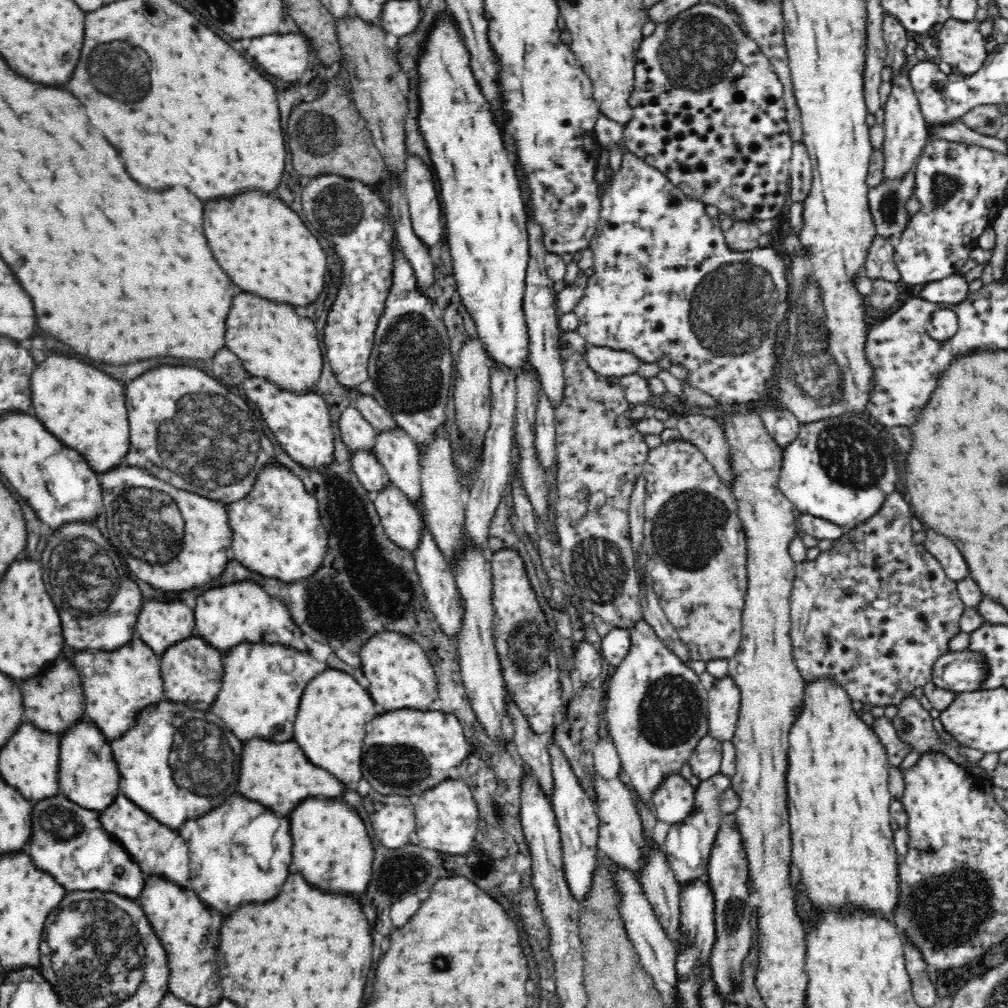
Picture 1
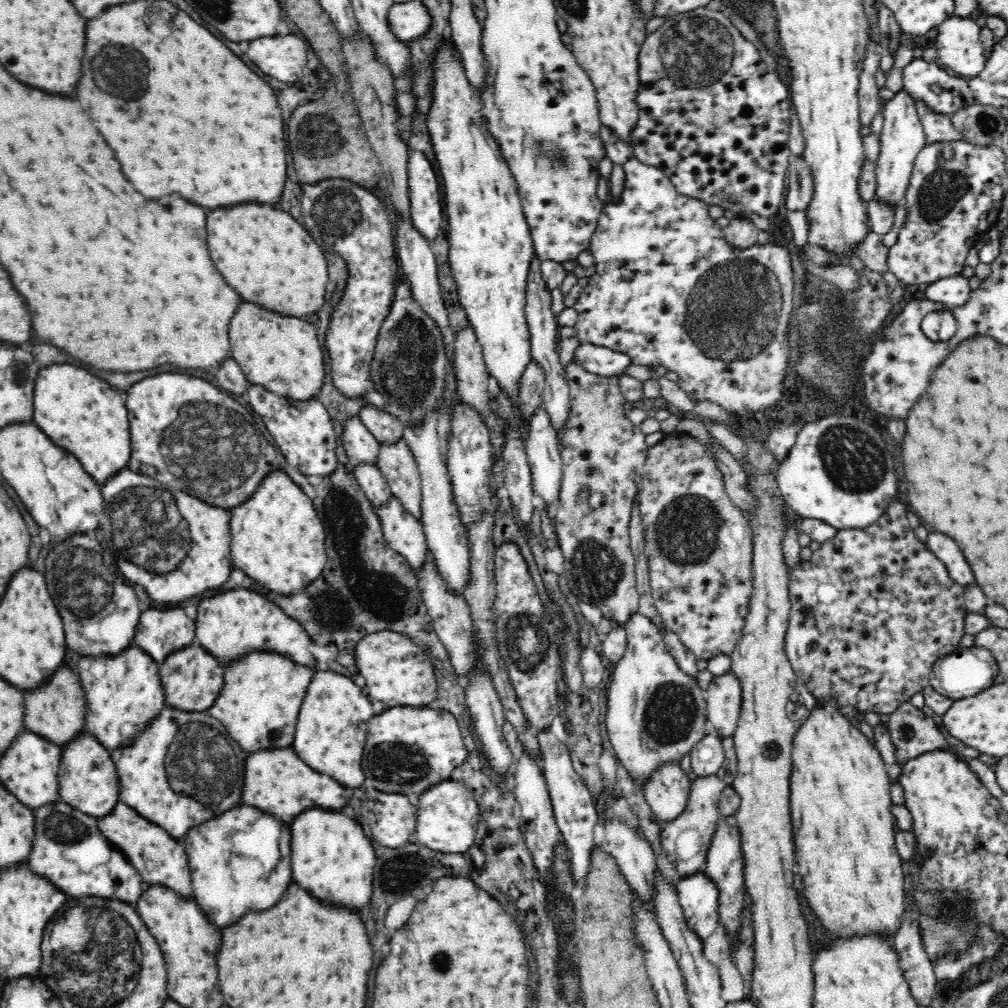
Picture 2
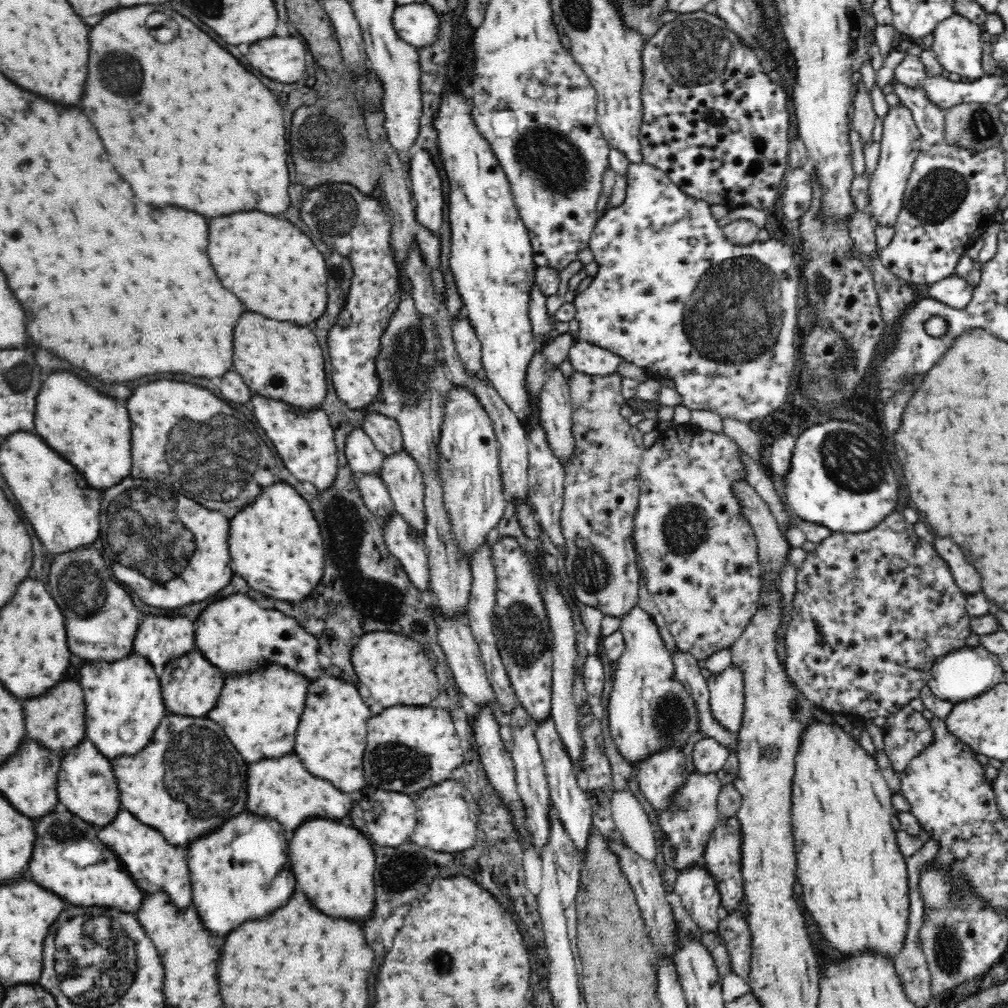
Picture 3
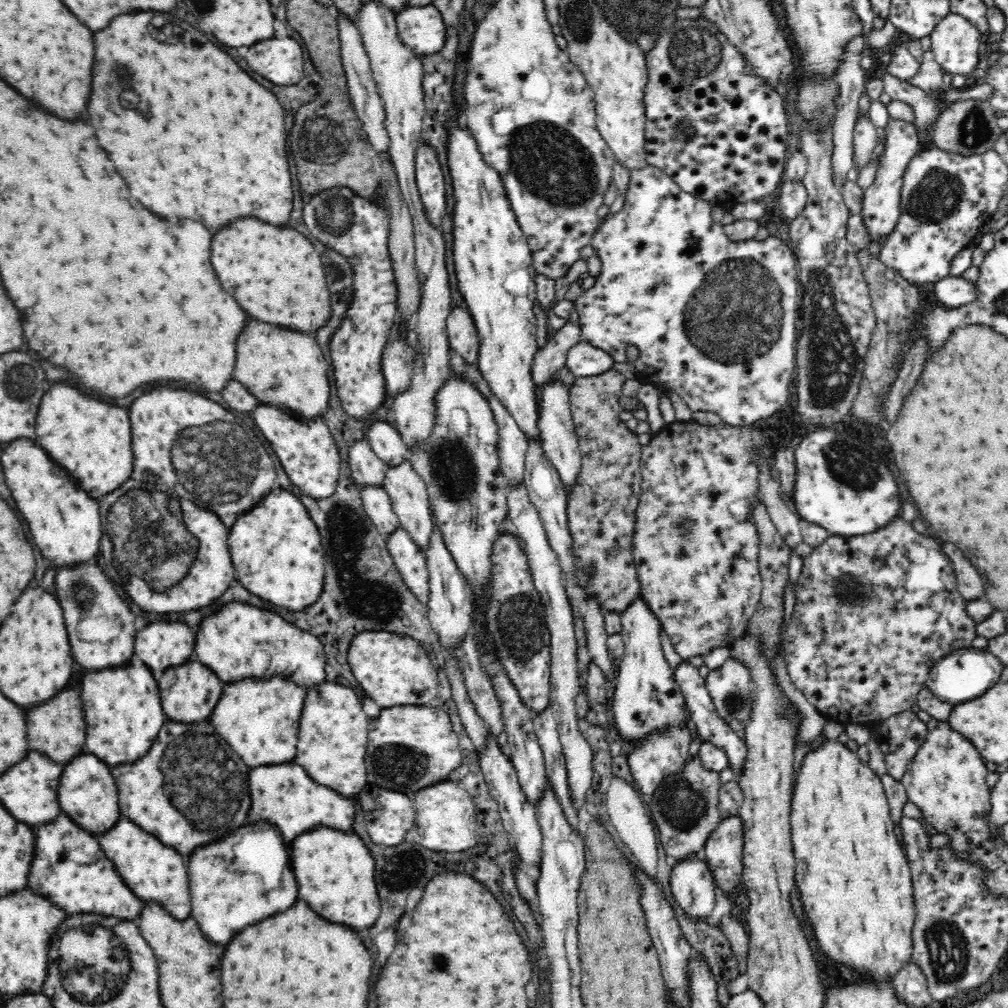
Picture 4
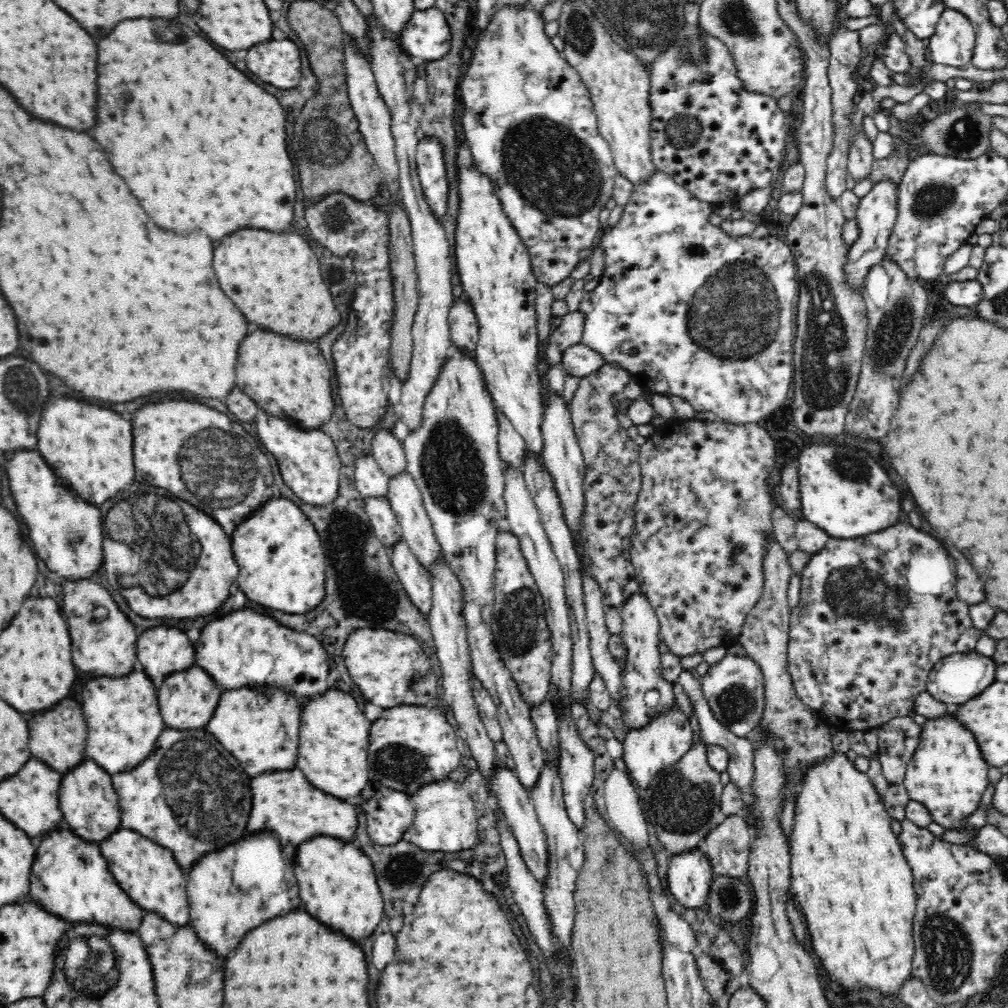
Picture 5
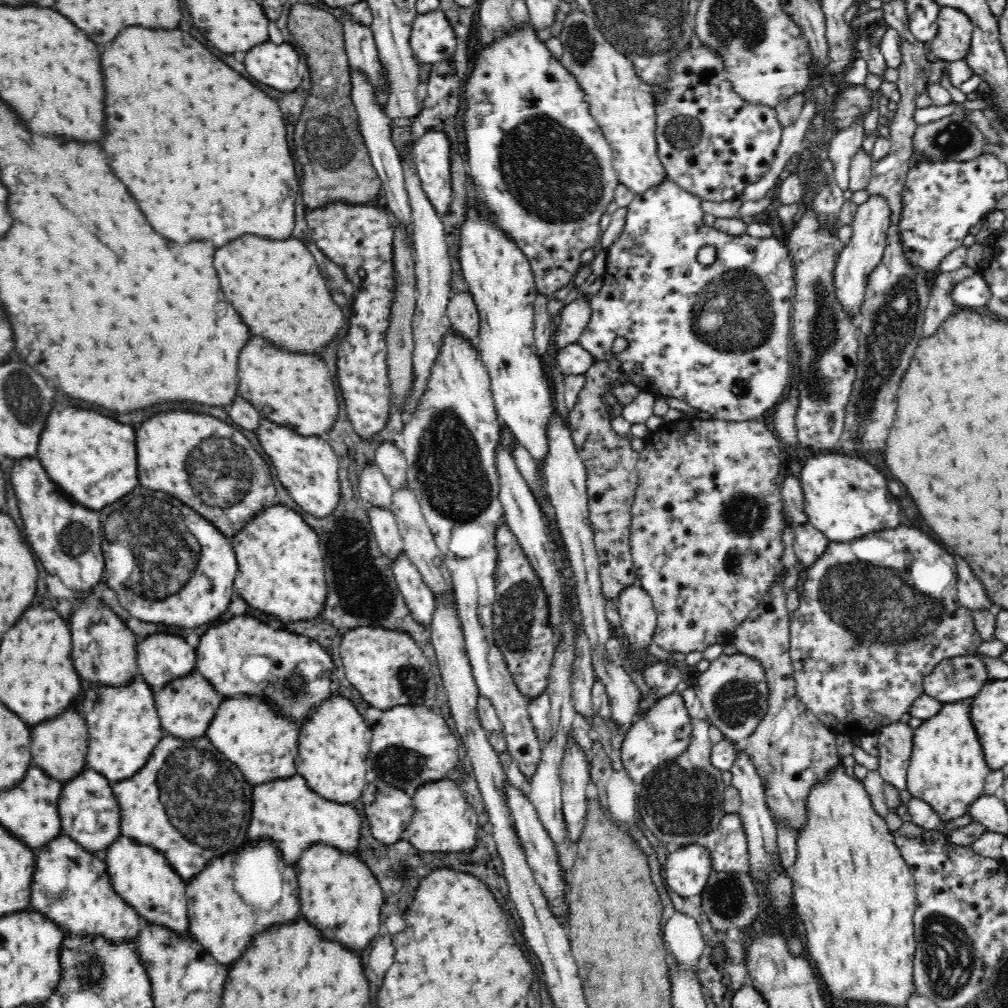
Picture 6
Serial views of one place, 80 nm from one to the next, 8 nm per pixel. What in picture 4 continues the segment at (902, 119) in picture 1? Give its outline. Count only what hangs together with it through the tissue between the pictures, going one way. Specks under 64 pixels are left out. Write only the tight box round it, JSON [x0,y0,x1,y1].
[856,119,920,259]

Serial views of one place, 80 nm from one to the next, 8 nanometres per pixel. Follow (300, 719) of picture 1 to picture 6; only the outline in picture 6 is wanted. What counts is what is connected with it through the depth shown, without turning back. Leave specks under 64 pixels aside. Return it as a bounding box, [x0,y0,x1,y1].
[296,696,368,804]

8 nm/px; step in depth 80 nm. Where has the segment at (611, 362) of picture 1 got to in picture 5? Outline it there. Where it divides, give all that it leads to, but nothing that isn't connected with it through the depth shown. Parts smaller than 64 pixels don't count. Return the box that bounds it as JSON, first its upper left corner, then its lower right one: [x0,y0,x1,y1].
[561,343,607,378]

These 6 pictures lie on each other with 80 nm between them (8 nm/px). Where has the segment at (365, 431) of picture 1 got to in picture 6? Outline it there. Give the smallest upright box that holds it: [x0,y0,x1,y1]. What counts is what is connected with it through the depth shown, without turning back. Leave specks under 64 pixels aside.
[359,464,393,509]

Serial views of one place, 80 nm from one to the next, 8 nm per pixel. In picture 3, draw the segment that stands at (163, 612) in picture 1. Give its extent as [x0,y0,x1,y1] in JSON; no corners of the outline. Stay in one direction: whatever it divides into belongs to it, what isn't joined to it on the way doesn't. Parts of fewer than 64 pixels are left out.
[133,616,196,676]

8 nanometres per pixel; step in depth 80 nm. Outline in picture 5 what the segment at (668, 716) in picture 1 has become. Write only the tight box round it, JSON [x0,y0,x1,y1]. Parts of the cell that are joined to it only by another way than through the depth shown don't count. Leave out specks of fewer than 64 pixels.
[618,590,676,729]

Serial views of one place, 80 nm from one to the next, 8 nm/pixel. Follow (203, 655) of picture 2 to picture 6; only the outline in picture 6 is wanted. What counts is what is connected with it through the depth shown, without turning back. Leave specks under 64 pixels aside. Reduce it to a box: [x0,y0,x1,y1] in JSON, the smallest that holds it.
[154,670,222,740]

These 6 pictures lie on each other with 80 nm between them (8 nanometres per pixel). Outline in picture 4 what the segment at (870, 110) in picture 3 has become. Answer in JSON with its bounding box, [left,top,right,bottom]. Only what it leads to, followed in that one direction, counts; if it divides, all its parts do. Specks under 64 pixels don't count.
[852,117,877,172]

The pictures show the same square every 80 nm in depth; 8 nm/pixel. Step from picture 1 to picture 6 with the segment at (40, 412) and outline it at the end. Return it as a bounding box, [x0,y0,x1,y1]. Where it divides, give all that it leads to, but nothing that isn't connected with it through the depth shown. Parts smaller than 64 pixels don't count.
[37,404,139,512]

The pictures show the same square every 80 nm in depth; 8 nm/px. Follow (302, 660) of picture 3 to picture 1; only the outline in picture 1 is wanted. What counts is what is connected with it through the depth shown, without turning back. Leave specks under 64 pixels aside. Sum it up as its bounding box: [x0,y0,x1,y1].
[195,581,308,653]

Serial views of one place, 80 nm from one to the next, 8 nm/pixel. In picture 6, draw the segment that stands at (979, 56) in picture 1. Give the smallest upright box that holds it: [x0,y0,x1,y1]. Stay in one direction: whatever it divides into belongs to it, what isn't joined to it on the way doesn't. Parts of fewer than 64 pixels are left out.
[932,7,973,63]

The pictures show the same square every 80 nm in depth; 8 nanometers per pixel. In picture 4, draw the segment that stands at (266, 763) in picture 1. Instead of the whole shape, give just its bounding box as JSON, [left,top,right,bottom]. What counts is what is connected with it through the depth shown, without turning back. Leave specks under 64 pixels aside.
[250,764,354,846]

